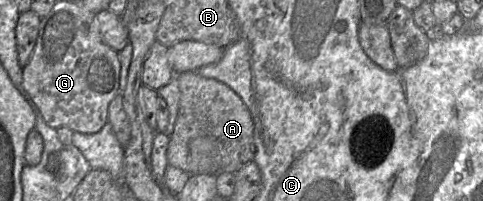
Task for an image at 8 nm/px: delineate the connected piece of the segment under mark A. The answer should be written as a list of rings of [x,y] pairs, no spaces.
[[[198,71],[176,73],[180,89],[179,110],[167,149],[168,165],[189,175],[236,173],[255,155],[254,122],[241,98],[226,84],[205,78]]]

